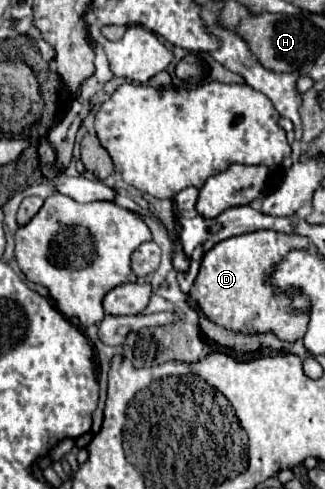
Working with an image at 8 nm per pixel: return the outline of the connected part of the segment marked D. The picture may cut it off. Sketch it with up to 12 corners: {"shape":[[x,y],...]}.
{"shape":[[253,231],[213,245],[189,296],[237,333],[305,335],[309,313],[263,285],[297,233]]}

